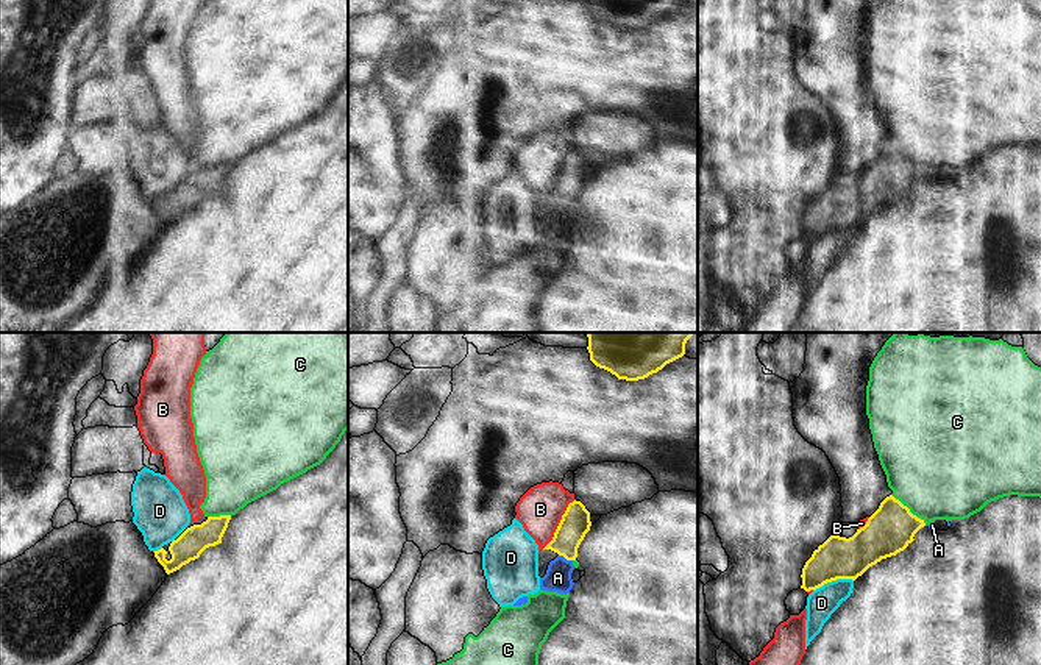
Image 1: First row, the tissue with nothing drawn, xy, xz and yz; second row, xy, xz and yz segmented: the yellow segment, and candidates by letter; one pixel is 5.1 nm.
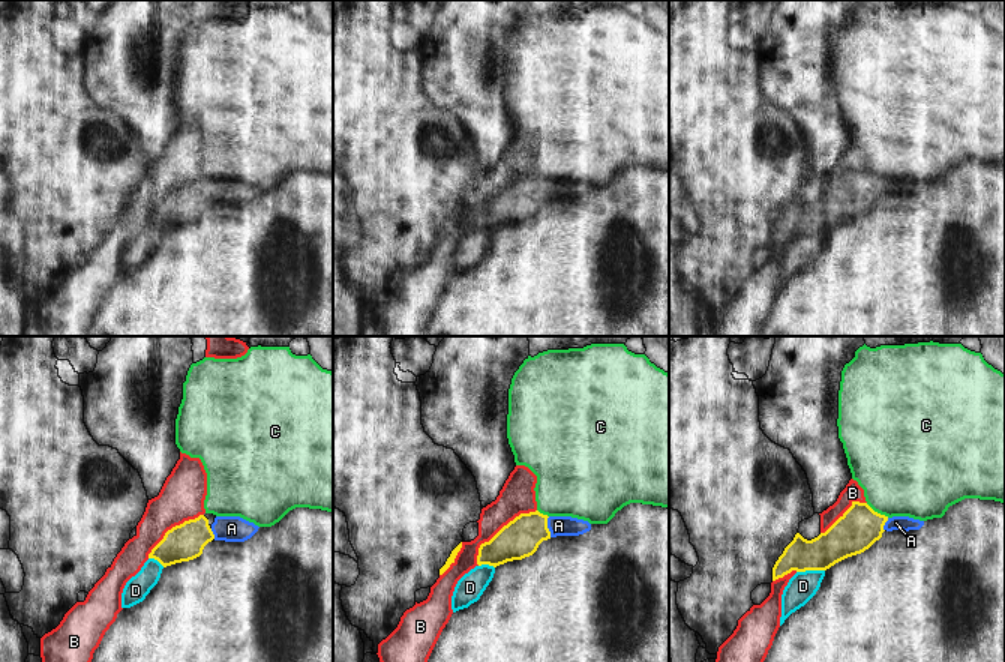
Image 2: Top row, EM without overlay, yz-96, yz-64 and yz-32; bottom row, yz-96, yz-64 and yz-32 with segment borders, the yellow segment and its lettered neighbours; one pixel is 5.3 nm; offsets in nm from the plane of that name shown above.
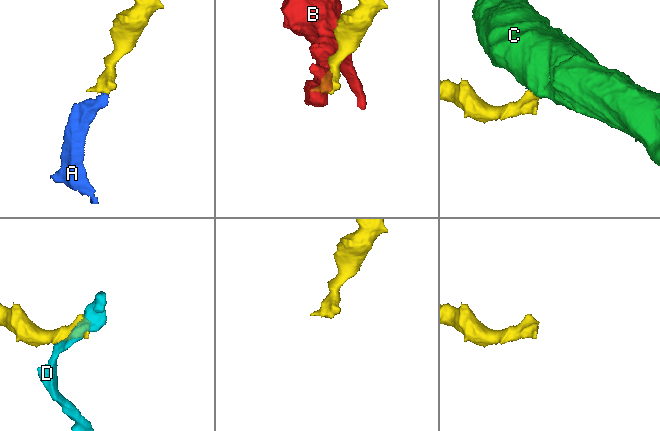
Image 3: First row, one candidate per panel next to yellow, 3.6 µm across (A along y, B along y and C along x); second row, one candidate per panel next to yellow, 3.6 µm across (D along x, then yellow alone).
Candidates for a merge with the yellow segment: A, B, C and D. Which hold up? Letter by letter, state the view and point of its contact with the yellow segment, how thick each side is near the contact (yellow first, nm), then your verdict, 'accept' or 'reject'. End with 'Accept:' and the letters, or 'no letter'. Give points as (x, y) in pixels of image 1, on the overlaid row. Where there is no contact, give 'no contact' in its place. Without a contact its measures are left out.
A: meets yellow in xz at (565, 558); 150 nm thick on the yellow side, 140 nm on the other; accept
B: meets yellow in xz at (559, 523); 150 nm thick on the yellow side, 240 nm on the other; reject
C: meets yellow in yz at (909, 509); 240 nm thick on the yellow side, 500 nm on the other; reject
D: meets yellow in yz at (832, 579); 220 nm thick on the yellow side, 160 nm on the other; reject
Accept: A

